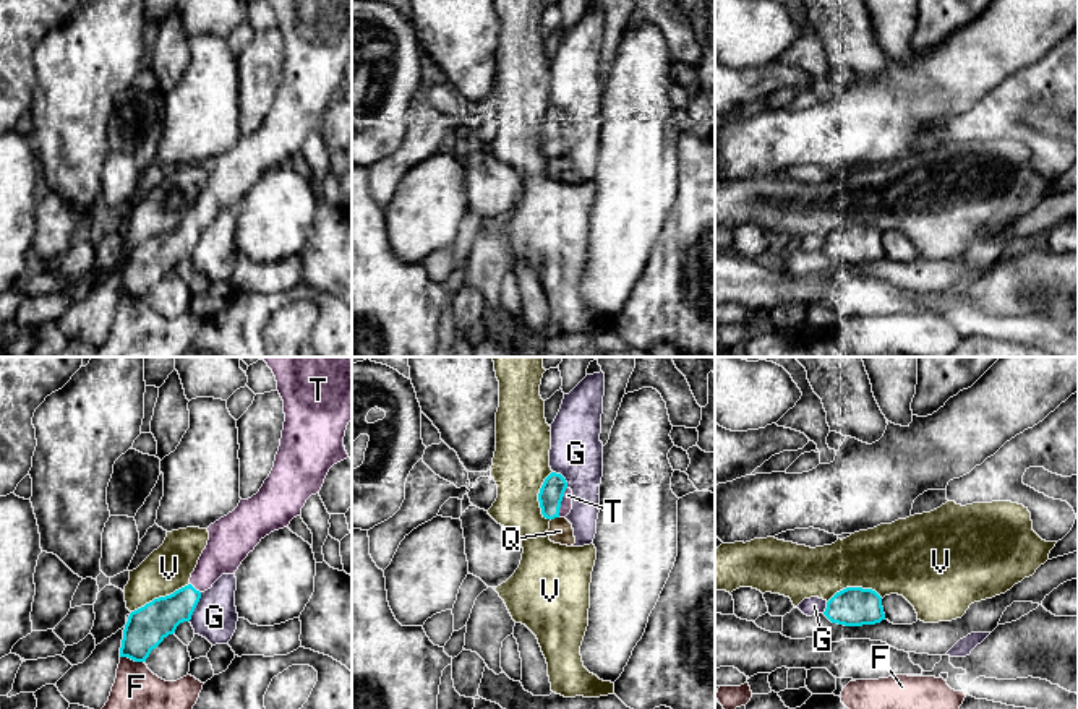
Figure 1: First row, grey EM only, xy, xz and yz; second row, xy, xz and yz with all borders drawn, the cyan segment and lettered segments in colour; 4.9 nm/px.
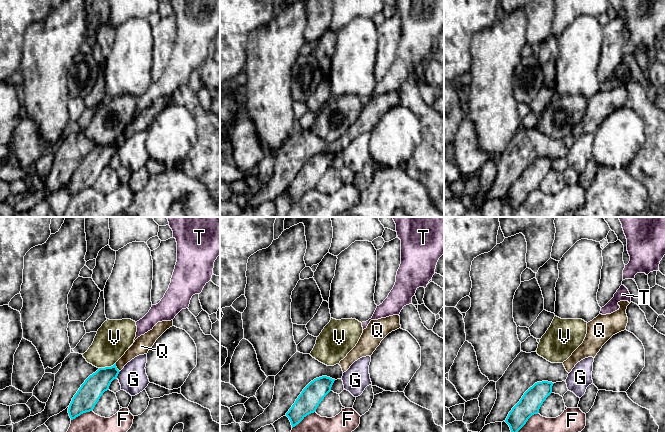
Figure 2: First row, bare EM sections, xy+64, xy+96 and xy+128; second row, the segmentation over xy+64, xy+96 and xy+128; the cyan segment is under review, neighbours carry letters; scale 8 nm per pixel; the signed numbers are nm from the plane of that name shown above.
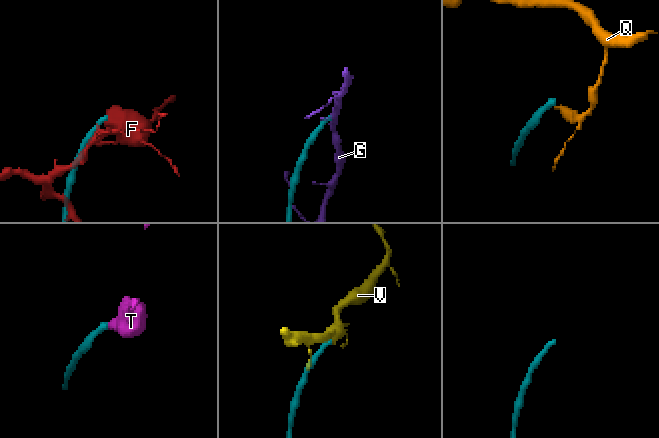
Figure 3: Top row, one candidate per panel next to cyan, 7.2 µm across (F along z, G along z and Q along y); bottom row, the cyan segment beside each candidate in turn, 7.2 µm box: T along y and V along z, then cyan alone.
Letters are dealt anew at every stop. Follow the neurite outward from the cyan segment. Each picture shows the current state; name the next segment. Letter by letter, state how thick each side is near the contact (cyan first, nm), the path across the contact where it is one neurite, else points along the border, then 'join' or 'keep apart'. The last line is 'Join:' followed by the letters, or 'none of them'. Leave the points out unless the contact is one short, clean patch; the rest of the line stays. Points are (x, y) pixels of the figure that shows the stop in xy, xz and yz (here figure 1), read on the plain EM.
F: calibres 200 and 340 nm; keep apart
G: calibres 190 and 220 nm; keep apart
Q: calibres 120 and 120 nm; border xz (558, 153), (551, 156); keep apart
T: calibres 120 and 60 nm; join
V: calibres 200 and 220 nm; keep apart
Join: T

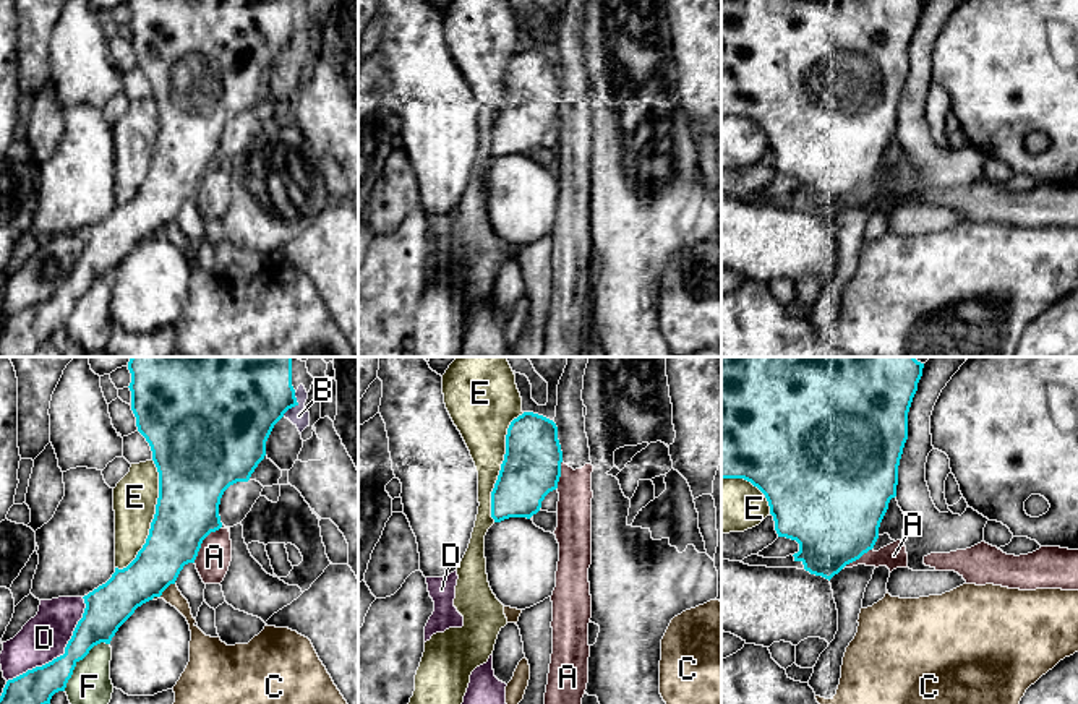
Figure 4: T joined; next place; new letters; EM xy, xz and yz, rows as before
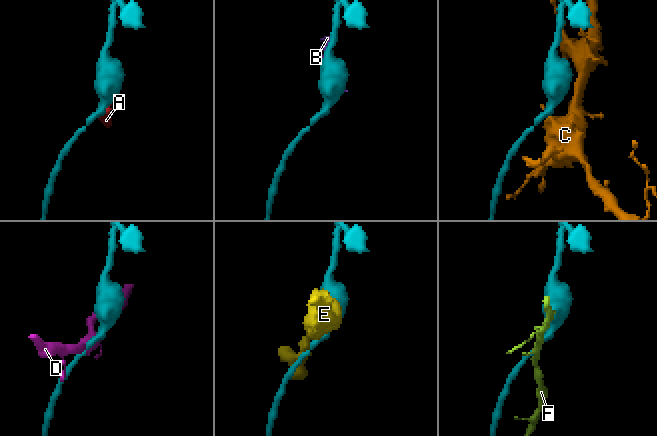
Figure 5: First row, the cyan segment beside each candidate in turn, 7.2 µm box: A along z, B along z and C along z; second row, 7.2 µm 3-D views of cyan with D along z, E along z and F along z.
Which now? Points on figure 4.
A: calibres 320 and 170 nm; keep apart
B: calibres 380 and 100 nm; keep apart
C: calibres 260 and 90 nm; border xy (174, 219), (151, 236); keep apart
D: calibres 190 and 220 nm; keep apart
E: calibres 320 and 220 nm; keep apart
F: calibres 200 and 220 nm; border xy (109, 279), (99, 279), (76, 300), (64, 326); keep apart
Join: none of them

